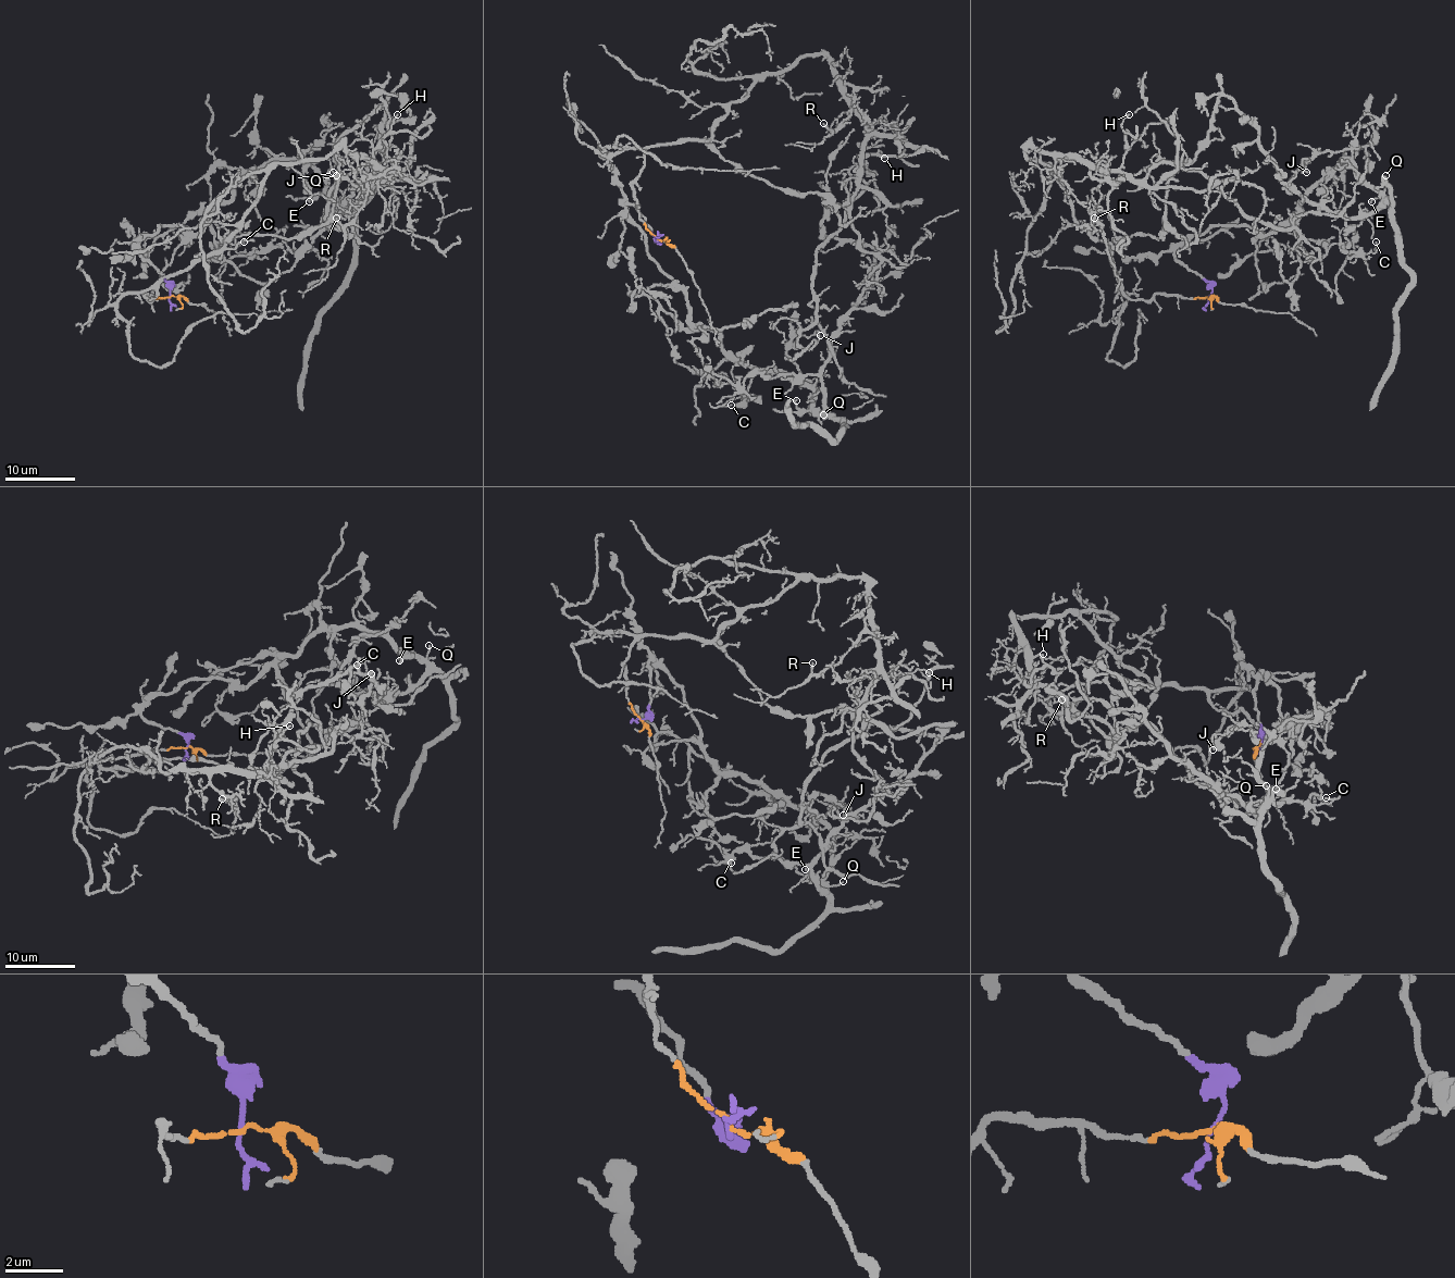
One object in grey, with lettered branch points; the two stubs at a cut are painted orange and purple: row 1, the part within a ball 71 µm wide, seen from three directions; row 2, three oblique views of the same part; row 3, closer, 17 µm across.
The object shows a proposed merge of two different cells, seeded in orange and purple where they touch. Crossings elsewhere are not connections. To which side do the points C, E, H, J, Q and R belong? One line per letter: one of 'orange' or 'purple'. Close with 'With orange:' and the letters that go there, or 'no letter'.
C: purple
E: purple
H: orange
J: purple
Q: purple
R: orange
With orange: H, R

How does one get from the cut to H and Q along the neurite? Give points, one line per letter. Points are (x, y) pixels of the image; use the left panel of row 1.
H: (170, 295), (145, 295), (219, 249), (278, 163), (340, 147), (380, 169), (374, 147), (397, 113)
Q: (170, 295), (141, 257), (147, 235), (198, 234), (232, 186), (272, 161), (303, 159), (326, 191), (335, 175)

